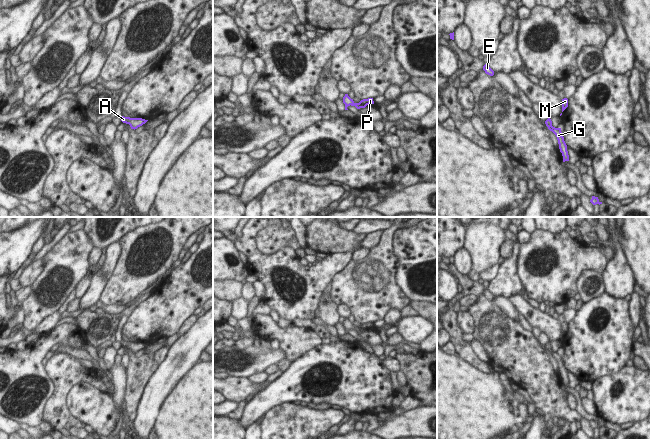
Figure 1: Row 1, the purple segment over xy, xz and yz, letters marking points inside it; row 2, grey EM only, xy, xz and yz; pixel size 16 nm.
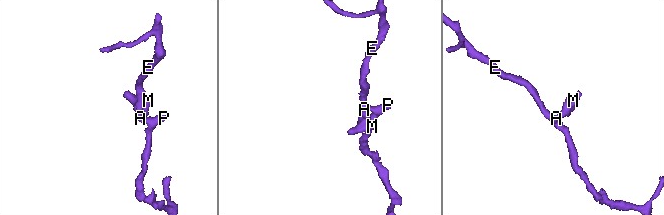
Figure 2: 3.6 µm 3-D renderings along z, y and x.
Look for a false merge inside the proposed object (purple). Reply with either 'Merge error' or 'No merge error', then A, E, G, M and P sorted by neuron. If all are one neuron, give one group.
No merge error. Groups: A E G M P.

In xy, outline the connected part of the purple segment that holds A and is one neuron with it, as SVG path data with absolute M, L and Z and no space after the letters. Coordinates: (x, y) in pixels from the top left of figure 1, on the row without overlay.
M121 340L120 343L123 347L129 348L131 353L134 353L134 354L142 350L148 345L142 342L130 342L130 341L124 341L124 340Z

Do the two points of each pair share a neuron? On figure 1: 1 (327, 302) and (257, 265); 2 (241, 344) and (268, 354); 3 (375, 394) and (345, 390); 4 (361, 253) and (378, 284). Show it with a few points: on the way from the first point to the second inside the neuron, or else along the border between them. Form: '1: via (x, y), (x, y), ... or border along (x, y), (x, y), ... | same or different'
1: border along (323, 292), (318, 307) | different
2: border along (252, 344), (243, 349), (238, 349), (235, 346) | different
3: via (368, 390), (352, 390) | same
4: border along (370, 249), (363, 258), (351, 260) | different

